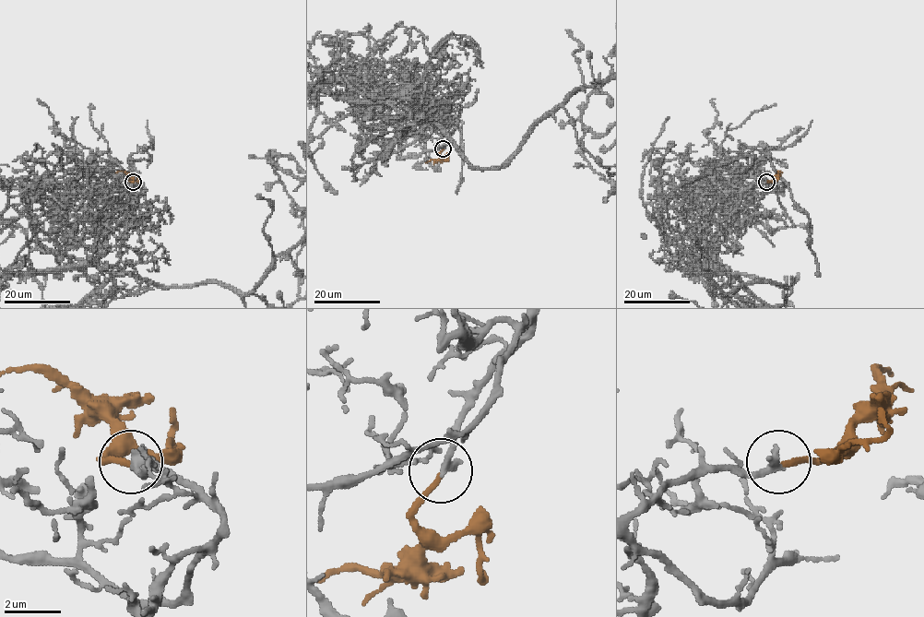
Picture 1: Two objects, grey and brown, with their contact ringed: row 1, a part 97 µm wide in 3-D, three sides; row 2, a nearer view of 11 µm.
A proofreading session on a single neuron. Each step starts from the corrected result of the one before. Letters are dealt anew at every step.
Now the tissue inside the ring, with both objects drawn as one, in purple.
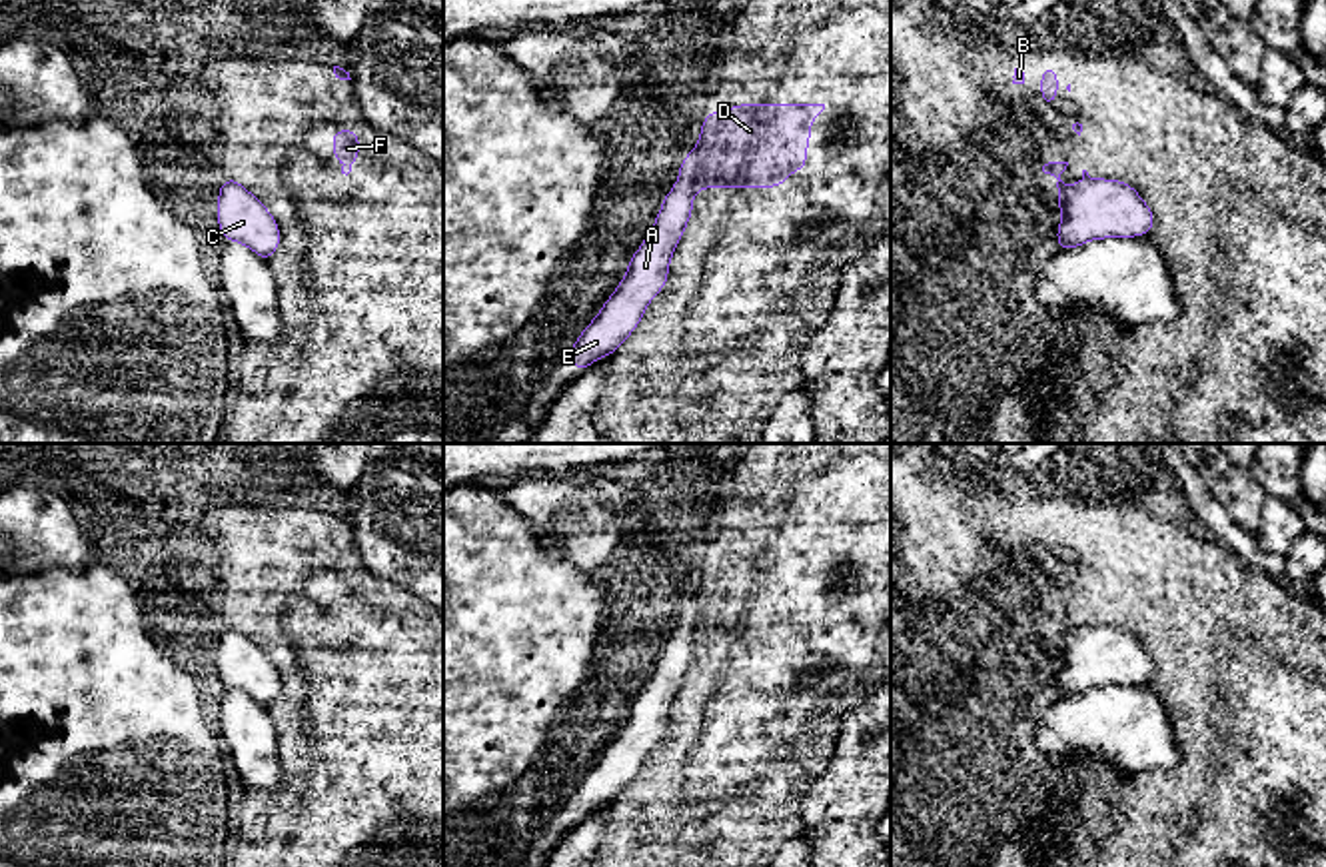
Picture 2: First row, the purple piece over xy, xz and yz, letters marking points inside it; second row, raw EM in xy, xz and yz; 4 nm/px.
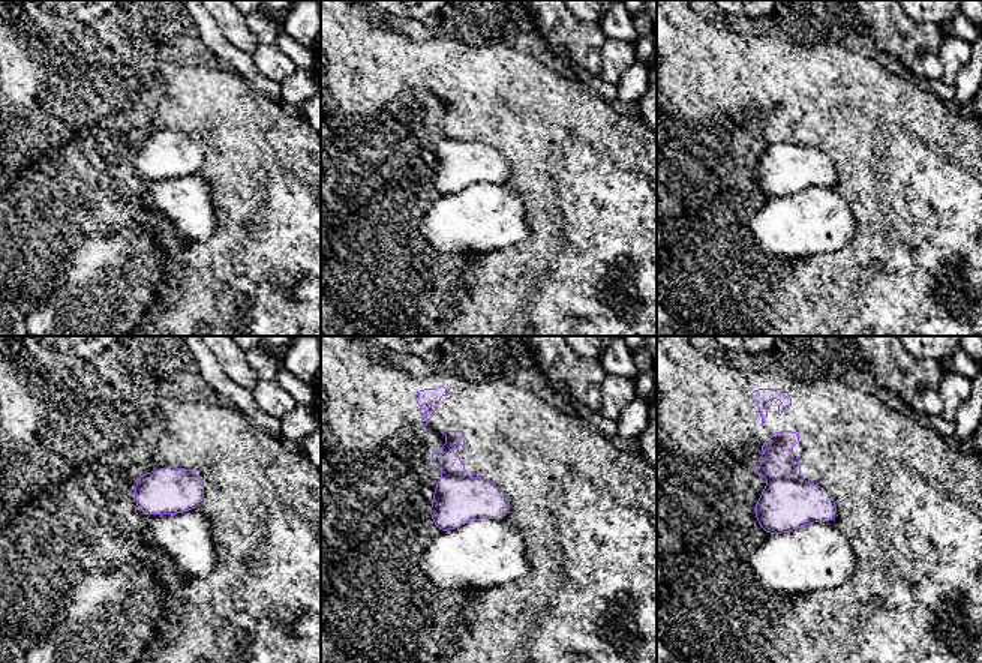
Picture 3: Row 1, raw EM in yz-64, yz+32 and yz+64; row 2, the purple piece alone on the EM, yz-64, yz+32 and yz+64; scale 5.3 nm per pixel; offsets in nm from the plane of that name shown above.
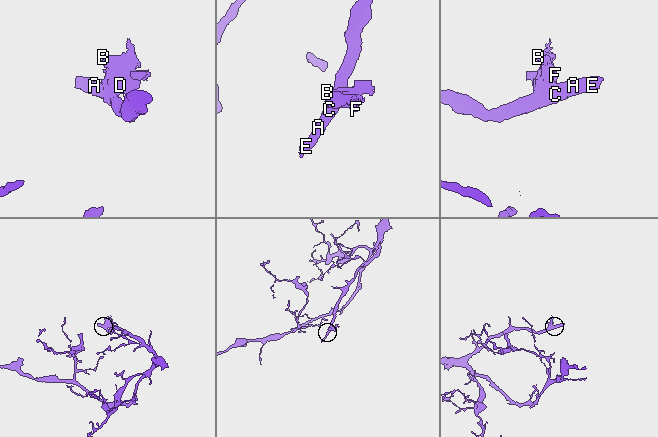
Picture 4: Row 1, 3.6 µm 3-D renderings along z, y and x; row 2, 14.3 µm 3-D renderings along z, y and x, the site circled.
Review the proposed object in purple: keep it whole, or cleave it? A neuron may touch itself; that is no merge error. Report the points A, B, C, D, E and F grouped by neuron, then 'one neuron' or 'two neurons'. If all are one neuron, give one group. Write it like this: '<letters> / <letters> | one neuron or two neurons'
A B C D E F | one neuron

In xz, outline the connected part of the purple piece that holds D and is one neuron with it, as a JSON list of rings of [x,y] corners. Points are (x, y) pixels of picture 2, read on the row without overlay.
[[[735,551],[703,561],[699,589],[681,607],[679,625],[663,643],[651,679],[629,703],[625,725],[567,799],[571,815],[585,819],[593,809],[615,801],[641,771],[651,747],[667,733],[671,703],[693,663],[695,641],[703,635],[781,635],[791,621],[807,617],[811,571],[823,557],[825,551]]]

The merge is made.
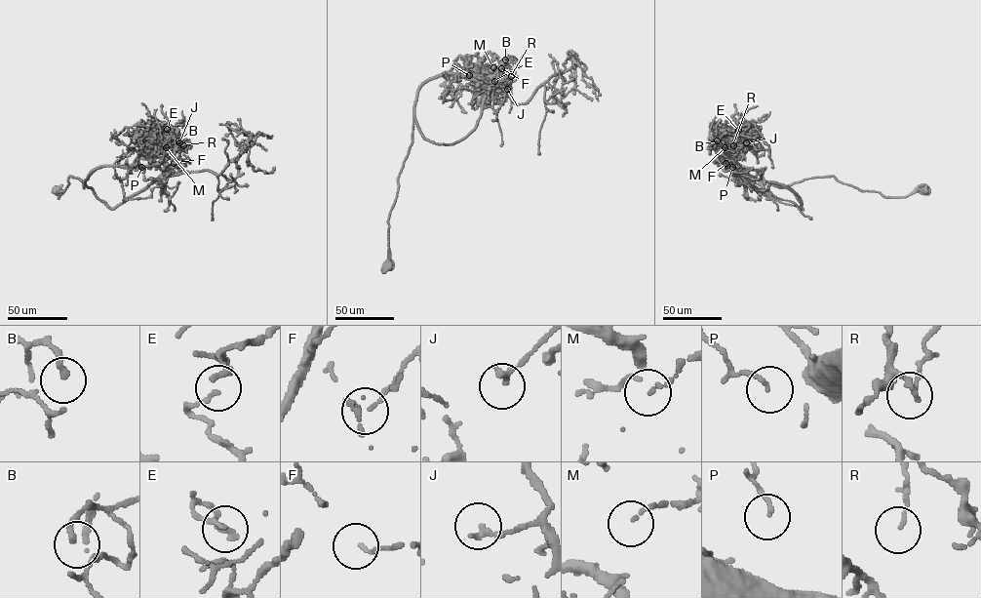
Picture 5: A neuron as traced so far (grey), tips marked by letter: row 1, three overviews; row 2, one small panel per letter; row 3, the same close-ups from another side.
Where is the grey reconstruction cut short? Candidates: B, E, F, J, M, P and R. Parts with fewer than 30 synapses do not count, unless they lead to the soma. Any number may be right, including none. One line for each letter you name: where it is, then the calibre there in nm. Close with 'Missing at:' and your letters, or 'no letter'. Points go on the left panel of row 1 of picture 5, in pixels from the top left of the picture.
Missing at: no letter

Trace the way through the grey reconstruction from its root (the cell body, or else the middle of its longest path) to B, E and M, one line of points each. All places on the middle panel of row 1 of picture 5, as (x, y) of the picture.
B: (386, 266), (388, 219), (412, 140), (418, 89), (447, 74), (487, 79), (503, 71), (505, 59)
E: (386, 266), (388, 219), (412, 140), (418, 89), (447, 74), (476, 79), (494, 75), (496, 86), (494, 81)
M: (386, 266), (388, 219), (412, 140), (418, 89), (443, 74), (486, 79), (503, 70), (493, 67)

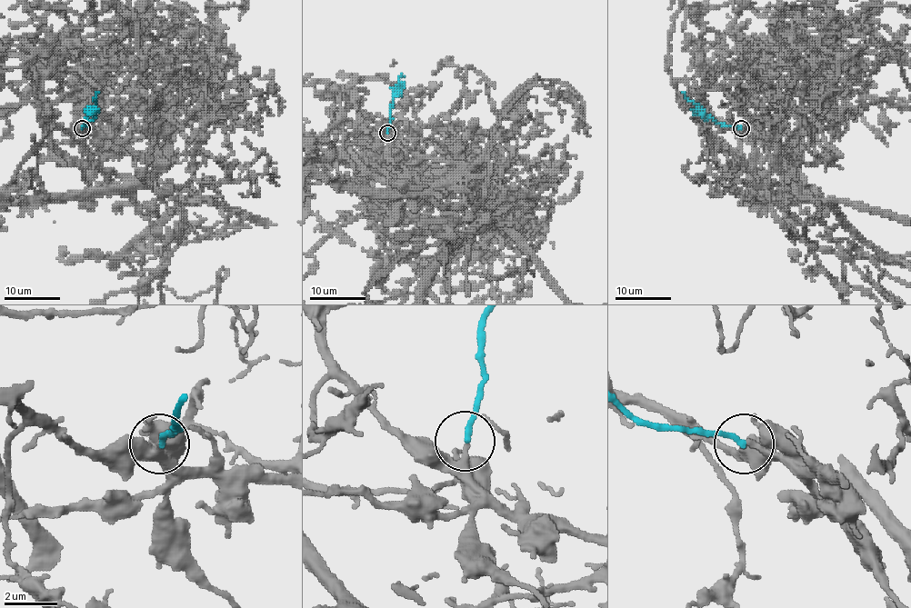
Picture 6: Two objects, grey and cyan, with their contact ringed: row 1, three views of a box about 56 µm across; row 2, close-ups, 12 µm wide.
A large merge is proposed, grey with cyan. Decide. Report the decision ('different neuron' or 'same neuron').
same neuron

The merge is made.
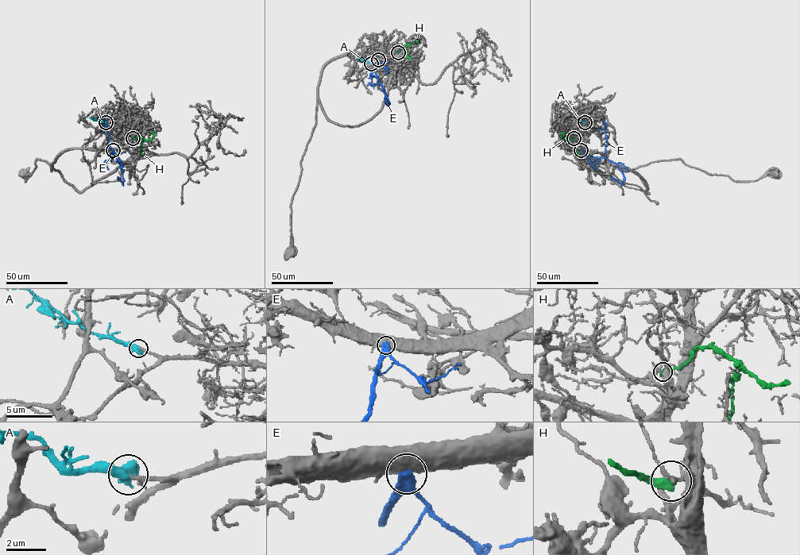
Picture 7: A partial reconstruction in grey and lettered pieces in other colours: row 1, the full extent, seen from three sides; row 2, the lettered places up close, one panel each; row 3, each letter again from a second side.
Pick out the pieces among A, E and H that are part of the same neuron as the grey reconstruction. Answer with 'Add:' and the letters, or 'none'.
Add: A

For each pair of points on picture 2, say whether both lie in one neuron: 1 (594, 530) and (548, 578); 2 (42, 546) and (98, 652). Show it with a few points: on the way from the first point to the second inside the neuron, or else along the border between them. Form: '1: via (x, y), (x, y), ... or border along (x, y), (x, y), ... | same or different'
1: border along (532, 526), (584, 572) | different
2: border along (94, 564), (82, 570), (40, 570), (20, 578) | different

